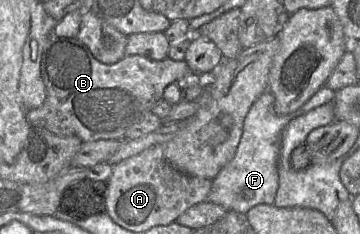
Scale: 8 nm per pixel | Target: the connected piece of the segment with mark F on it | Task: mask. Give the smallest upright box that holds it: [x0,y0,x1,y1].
[208,87,335,214]

